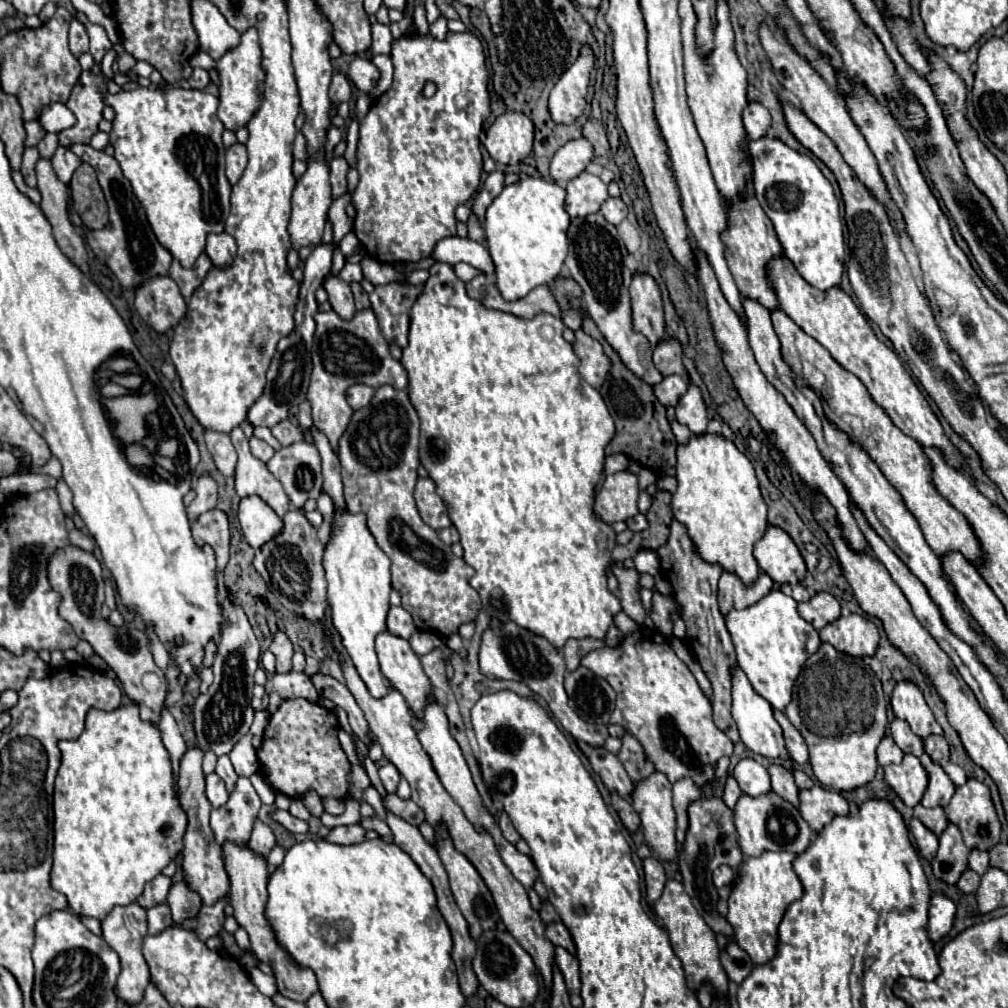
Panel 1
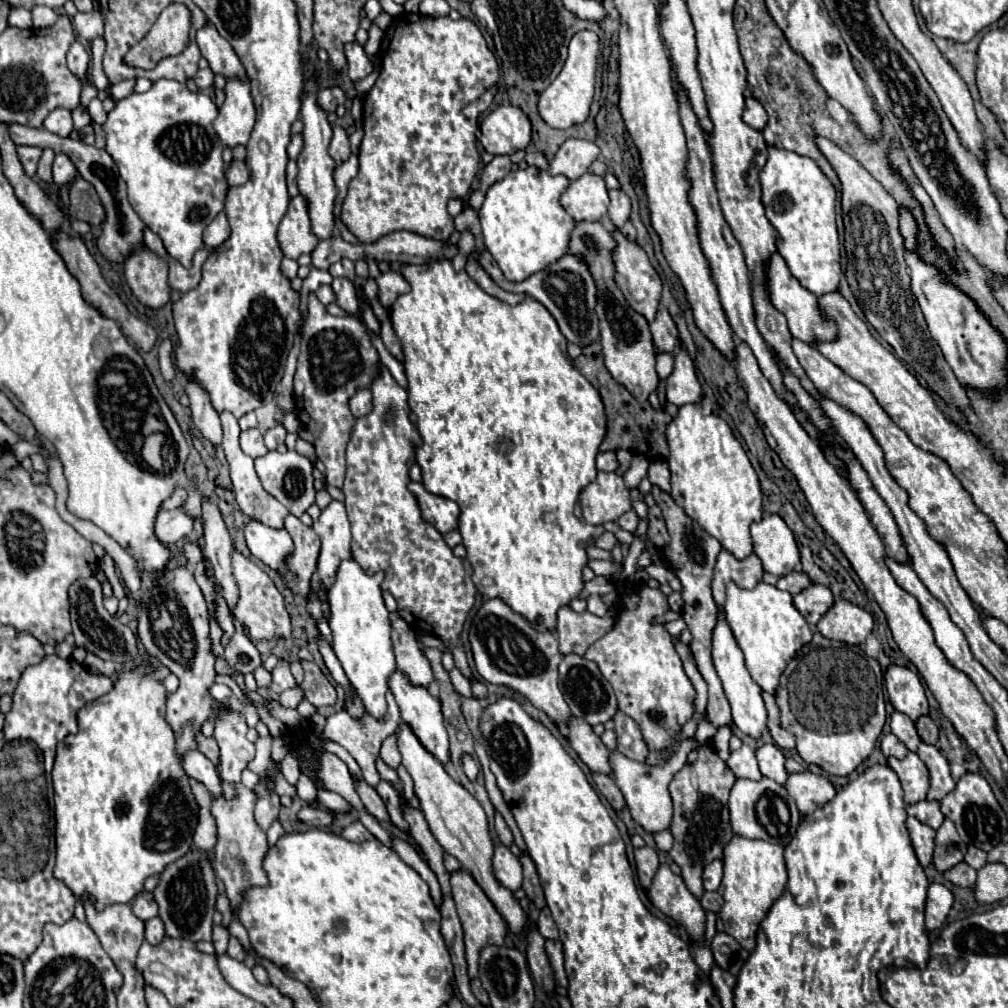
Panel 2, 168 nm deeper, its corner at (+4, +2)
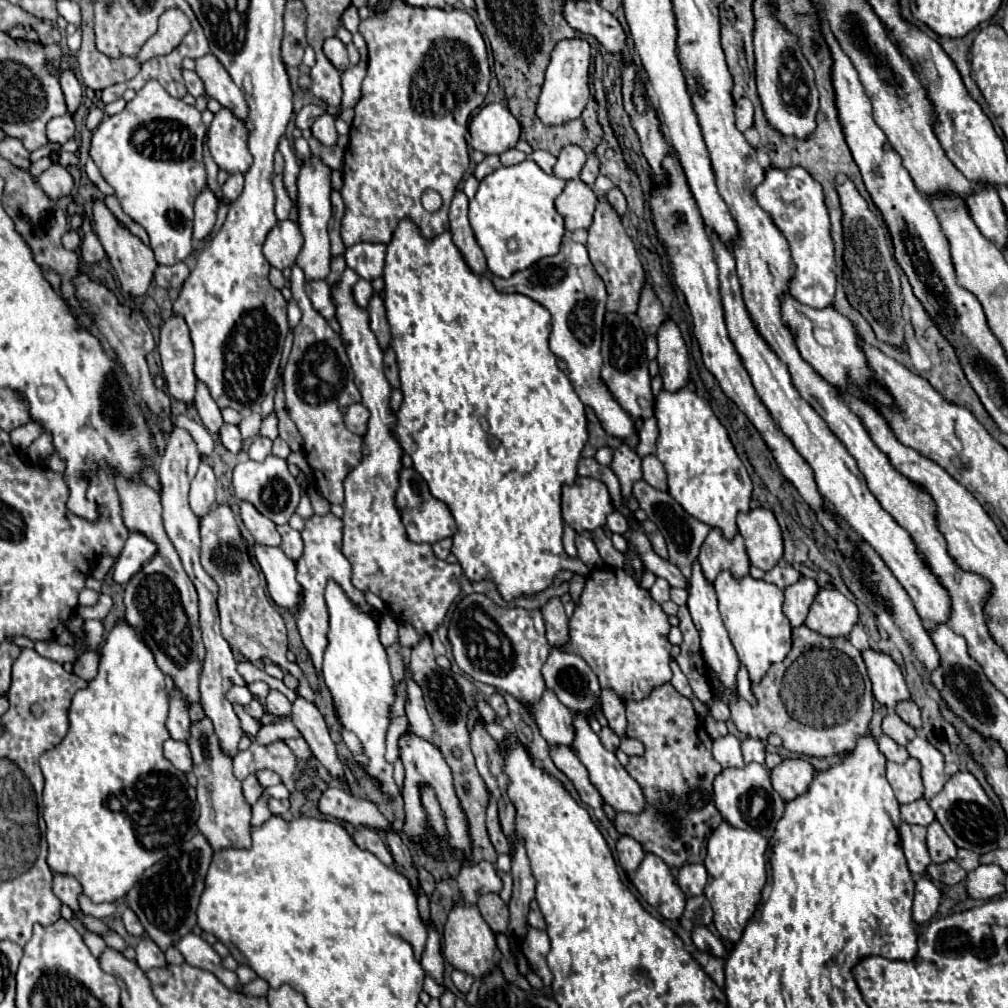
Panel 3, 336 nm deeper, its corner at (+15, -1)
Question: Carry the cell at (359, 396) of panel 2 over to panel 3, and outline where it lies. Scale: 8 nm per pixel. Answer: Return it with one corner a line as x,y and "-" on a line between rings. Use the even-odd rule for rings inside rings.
354,403
354,405
348,407
346,417
344,417
344,423
346,423
346,427
348,427
352,433
364,435
364,433
366,433
368,419
370,419
370,411
368,411
362,403

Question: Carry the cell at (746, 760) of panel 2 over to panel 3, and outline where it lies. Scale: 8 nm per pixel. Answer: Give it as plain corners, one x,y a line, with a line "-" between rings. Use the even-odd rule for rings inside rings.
730,733
724,735
724,737
714,739
712,755
722,767
744,767
740,741
734,735
730,735

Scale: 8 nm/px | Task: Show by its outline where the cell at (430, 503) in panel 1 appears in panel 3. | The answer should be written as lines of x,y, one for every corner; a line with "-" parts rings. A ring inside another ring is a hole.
412,467
400,471
400,485
398,485
398,491
396,491
396,509
400,511
400,517
402,517
402,523
406,527
410,541
414,541
414,543
430,543
432,545
436,541
452,537
458,531
448,505
438,501
428,491
428,485
422,479
422,475

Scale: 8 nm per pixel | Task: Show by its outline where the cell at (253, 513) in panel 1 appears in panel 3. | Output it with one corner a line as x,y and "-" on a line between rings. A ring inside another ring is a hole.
254,547
254,555
266,575
268,593
278,607
298,613
302,605
302,585
296,581
296,563
278,547

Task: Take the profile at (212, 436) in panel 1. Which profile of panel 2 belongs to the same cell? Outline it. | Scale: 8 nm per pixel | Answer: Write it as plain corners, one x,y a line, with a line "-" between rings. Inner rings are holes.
189,380
185,384
185,392
191,400
191,418
195,428
203,434
203,438
207,438
213,446
221,446
223,444
223,428
221,428
221,420
219,414
213,410
207,392
203,392
203,388
199,388
199,384
195,384
193,380

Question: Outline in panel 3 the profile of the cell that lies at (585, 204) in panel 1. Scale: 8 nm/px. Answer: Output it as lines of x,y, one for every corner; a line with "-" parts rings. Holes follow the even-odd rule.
572,179
558,195
556,211
564,217
564,227
568,231
588,229
592,225
596,203
598,199
594,191
582,179

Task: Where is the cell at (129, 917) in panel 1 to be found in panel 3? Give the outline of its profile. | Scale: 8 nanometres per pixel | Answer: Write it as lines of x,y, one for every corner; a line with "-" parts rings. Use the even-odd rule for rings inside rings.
54,875
54,883
52,883
52,891
54,895
66,903
70,909
78,911
78,895
80,895
80,883
72,877
72,875

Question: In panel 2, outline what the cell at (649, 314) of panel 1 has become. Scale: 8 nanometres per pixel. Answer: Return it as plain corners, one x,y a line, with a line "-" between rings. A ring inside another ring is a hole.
615,230
615,240
617,240
617,248
615,248
615,280
623,292
623,296
627,298
629,306
633,310
637,310
641,316
645,316
649,322
655,320
655,314
659,310
659,300
661,300
661,278
657,276
655,268
651,266
647,254
631,240
627,240
623,234
619,234

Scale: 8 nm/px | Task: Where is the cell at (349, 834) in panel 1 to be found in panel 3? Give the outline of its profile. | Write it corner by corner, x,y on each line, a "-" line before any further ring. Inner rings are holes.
360,827
352,837
354,837
354,841
356,841
356,845
358,845
360,849
366,849
366,851
374,853
384,865
394,867
392,855
390,855
390,851
388,851
388,847
386,847
386,843
382,841
382,837
380,837
378,831
368,829
368,827

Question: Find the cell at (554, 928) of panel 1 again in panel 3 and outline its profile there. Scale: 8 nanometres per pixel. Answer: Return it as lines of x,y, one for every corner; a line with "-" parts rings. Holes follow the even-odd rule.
532,901
532,903
530,903
530,913
528,913
528,923
530,923
532,927
536,927
536,929
546,929
544,917
542,917
542,913
540,913
540,909
538,909
538,903
536,903
536,901

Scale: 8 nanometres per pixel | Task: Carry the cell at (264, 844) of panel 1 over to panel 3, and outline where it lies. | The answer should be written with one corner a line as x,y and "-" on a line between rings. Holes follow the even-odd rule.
252,773
252,775
248,775
248,777
244,779
244,797
248,799
250,805
254,805
260,795
262,795
262,785
258,783
256,775

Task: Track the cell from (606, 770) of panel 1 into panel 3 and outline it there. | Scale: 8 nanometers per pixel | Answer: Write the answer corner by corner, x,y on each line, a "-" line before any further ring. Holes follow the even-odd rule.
546,689
542,697
530,705
530,711
548,745
572,745
572,713
550,689

